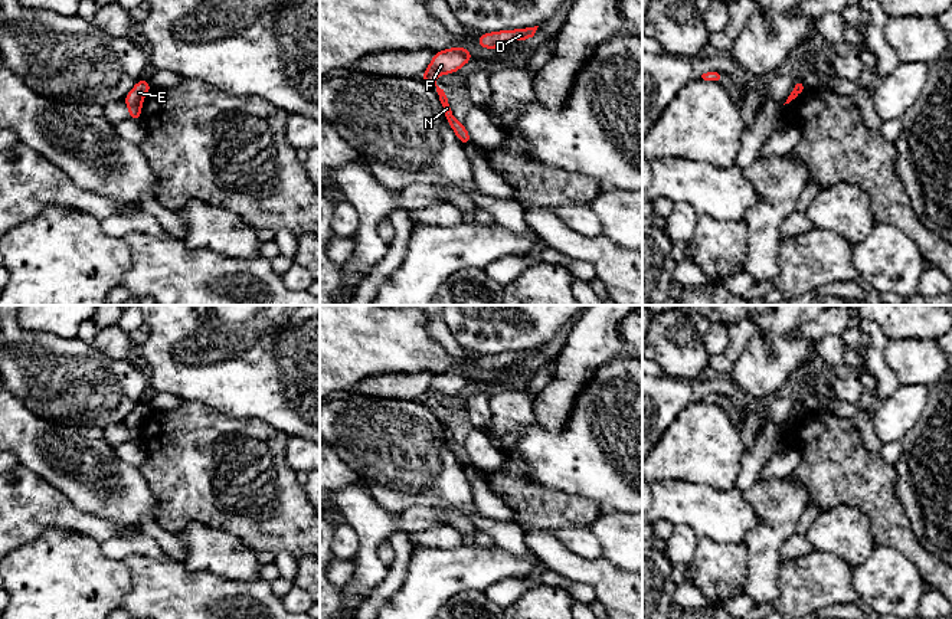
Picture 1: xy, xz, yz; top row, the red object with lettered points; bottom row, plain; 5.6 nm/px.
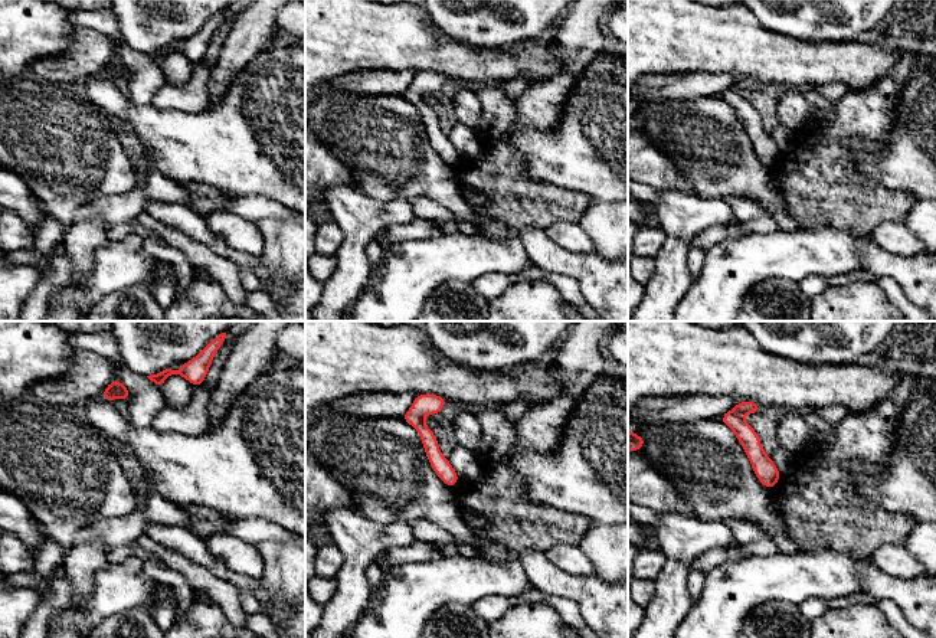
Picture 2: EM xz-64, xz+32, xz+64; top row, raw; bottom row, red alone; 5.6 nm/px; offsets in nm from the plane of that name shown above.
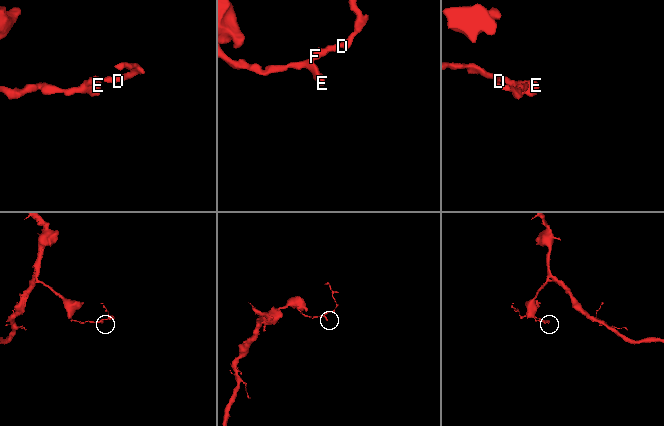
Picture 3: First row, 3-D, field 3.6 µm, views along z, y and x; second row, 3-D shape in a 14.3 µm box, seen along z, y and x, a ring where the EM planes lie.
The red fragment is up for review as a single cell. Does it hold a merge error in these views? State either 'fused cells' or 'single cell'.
single cell

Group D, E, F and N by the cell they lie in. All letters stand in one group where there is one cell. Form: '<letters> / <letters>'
D E F N

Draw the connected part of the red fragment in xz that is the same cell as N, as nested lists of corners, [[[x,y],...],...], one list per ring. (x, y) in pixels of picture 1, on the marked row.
[[[449,48],[449,49],[434,53],[434,58],[431,59],[429,66],[421,76],[422,81],[436,88],[439,101],[442,104],[442,112],[449,127],[452,128],[452,131],[455,132],[461,144],[464,144],[465,147],[470,143],[472,143],[471,137],[464,122],[459,122],[458,119],[454,118],[449,101],[444,89],[441,89],[436,85],[435,79],[439,75],[449,75],[449,73],[458,72],[468,62],[472,62],[471,50],[468,48]]]

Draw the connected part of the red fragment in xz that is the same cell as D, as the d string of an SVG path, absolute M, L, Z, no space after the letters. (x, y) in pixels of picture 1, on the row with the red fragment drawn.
M539 26L481 33L477 40L477 45L484 49L498 49L504 45L514 42L514 40L530 40L534 36L537 27Z

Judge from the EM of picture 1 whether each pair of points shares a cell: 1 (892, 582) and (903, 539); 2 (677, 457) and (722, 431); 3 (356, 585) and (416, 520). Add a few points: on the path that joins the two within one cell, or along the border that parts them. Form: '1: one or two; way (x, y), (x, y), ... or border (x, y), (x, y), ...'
1: two; border (876, 544), (885, 544), (902, 552), (922, 576)
2: one; way (689, 451), (706, 446), (710, 442)
3: one; way (367, 563), (369, 544), (391, 523), (395, 523)

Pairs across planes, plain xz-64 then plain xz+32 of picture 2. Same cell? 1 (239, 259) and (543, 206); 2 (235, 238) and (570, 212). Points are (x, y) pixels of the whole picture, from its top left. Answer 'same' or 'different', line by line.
1: different
2: different

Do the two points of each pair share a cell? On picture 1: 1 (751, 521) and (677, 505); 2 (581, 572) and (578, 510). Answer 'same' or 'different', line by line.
1: same
2: different

